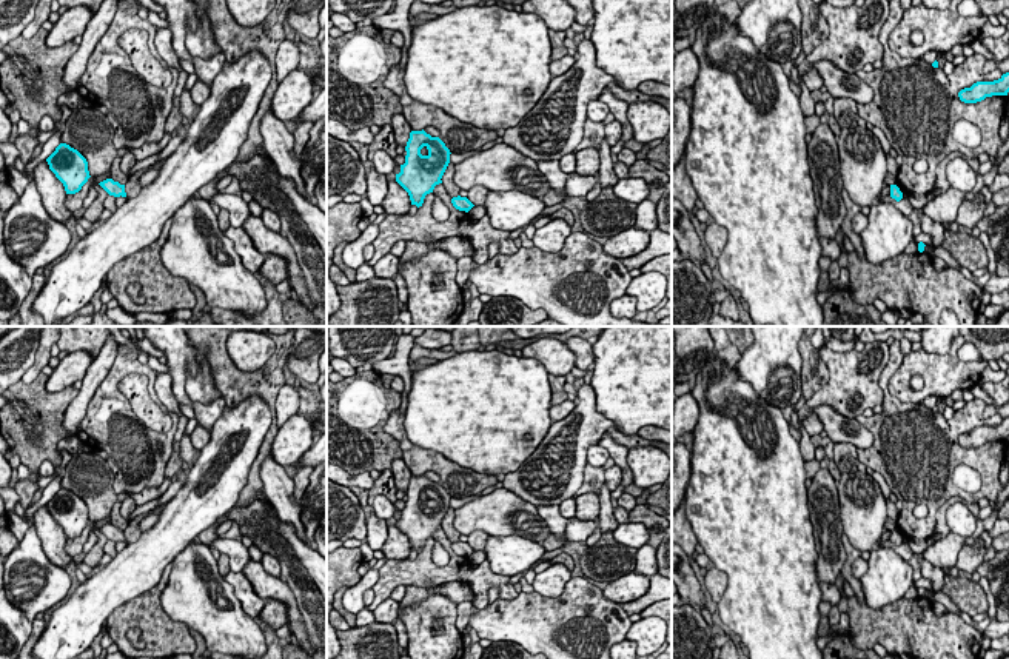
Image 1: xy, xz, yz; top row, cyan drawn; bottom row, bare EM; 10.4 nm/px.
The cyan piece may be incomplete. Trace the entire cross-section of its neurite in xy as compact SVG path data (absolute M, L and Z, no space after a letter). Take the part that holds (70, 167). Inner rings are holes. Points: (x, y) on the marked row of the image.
M60 143L46 162L63 183L66 194L79 192L91 177L86 159L66 143Z

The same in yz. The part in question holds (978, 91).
M1009 72L1003 74L994 82L977 82L970 88L964 88L958 92L958 97L964 103L977 103L992 95L1007 95L1009 92Z

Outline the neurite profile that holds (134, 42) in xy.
M131 28L125 31L119 45L129 55L136 72L149 85L166 88L173 82L173 74L149 51L148 32L145 29Z

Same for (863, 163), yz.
M869 128L841 129L836 140L843 186L858 206L872 206L883 189L887 159Z

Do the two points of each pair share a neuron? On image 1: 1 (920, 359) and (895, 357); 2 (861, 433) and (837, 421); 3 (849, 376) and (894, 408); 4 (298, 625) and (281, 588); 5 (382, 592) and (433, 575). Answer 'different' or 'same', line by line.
1: different
2: same
3: different
4: same
5: same

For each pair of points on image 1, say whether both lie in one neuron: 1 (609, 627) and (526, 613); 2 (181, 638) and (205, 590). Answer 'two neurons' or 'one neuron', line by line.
1: one neuron
2: two neurons

